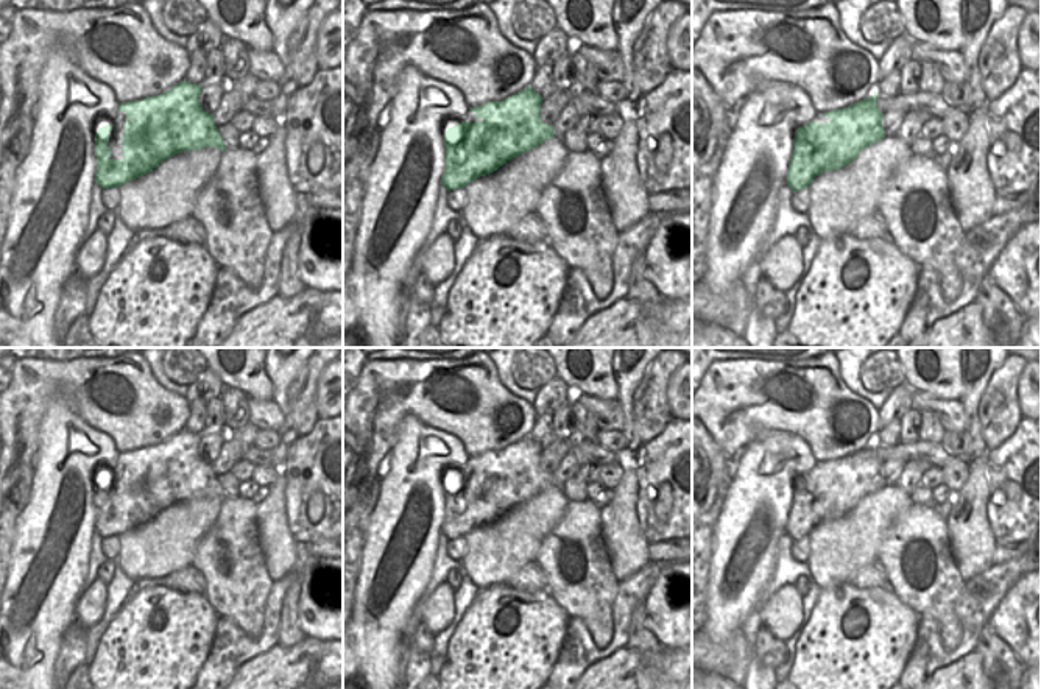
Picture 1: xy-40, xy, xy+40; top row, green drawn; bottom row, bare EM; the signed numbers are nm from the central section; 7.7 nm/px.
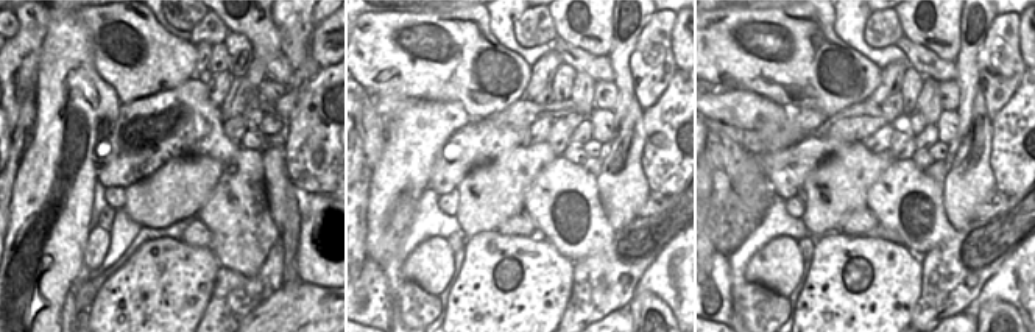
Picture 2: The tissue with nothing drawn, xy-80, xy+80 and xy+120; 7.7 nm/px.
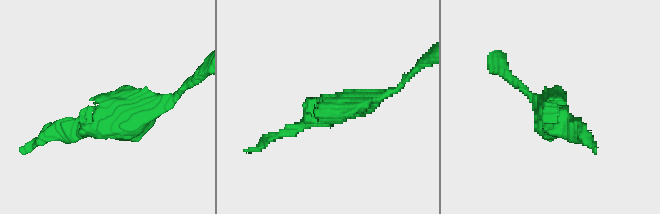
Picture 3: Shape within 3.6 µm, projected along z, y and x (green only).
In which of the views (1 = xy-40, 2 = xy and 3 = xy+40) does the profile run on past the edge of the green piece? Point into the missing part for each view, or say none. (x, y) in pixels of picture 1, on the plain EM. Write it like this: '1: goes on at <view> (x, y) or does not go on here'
1: does not go on here
2: does not go on here
3: does not go on here

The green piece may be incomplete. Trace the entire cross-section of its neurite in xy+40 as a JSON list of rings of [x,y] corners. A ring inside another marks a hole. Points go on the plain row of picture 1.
[[[877,441],[848,457],[824,461],[824,472],[810,471],[795,480],[793,504],[789,511],[787,535],[795,541],[807,538],[823,521],[838,519],[857,504],[882,489],[884,463],[877,457]]]

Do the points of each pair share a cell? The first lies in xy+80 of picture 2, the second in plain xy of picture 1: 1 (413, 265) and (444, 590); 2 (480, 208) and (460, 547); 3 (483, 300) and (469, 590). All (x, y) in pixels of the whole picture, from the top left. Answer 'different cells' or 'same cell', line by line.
1: same cell
2: different cells
3: different cells

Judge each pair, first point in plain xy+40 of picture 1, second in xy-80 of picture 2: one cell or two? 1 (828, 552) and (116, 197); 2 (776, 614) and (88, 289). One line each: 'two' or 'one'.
1: two
2: two

